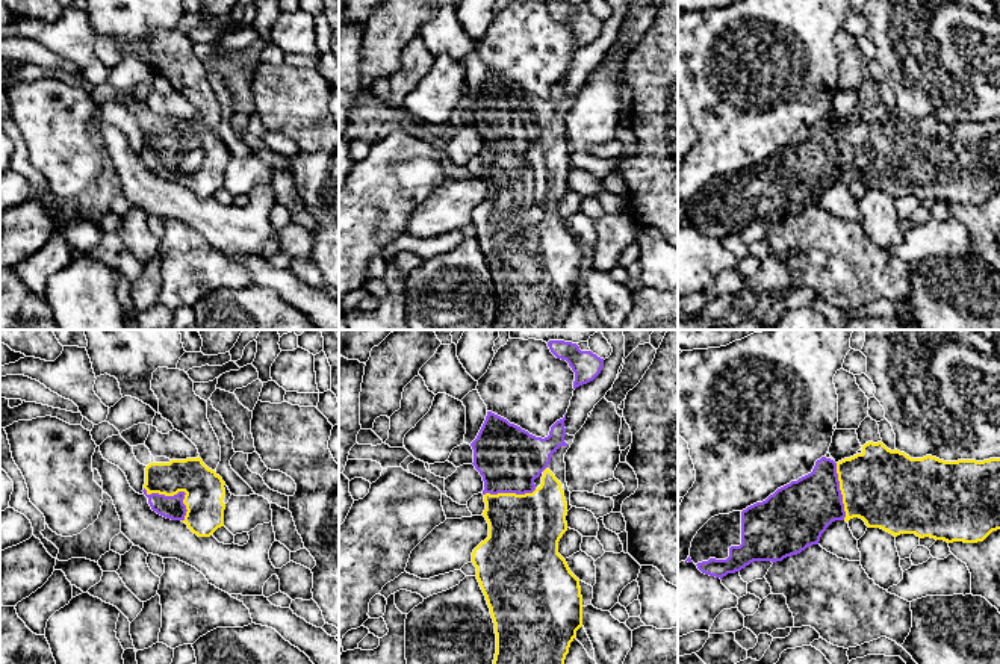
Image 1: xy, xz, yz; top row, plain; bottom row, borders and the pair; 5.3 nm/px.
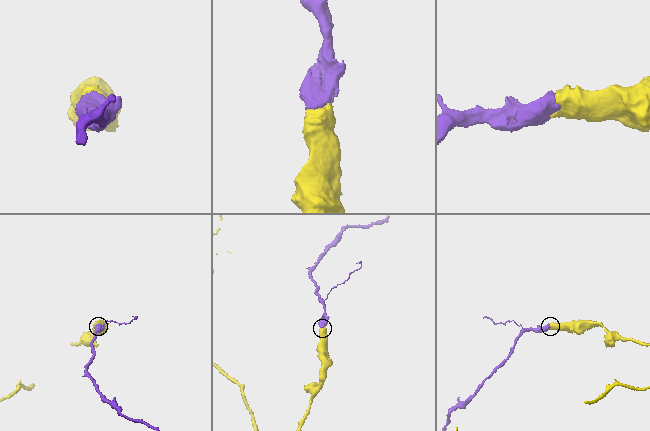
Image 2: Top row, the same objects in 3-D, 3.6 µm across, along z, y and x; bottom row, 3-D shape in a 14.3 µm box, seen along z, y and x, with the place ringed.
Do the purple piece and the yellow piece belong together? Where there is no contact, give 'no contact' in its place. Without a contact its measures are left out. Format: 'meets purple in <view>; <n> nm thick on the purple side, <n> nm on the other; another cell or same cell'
meets purple in xy; 130 nm thick on the purple side, 220 nm on the other; same cell

